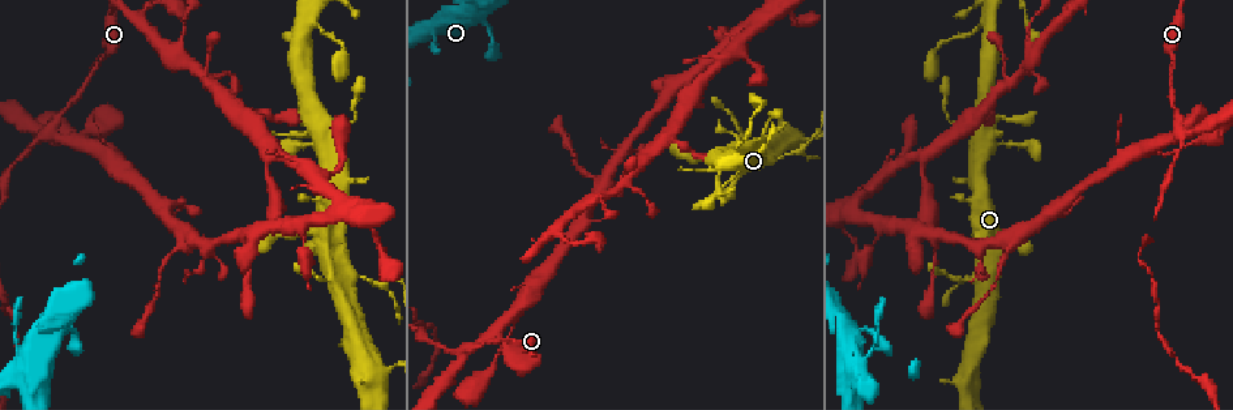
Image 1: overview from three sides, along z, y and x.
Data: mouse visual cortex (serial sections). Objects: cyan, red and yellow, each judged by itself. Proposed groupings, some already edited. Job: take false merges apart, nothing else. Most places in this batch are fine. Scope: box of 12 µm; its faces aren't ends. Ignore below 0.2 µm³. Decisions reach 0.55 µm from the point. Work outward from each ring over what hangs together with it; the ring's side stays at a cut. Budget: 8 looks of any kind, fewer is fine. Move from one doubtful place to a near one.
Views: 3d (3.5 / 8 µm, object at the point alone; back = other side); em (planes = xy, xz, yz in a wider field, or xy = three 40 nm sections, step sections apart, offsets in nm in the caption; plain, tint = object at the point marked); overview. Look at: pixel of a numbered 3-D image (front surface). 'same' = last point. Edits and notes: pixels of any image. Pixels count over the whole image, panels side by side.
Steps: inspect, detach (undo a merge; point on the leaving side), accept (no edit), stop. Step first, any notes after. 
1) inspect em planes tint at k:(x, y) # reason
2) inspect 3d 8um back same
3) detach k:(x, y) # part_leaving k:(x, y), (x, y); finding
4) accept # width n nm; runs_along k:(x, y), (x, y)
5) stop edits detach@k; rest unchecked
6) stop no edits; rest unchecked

inspect 3d 3.5um at 1:(52, 132) # four-way junction

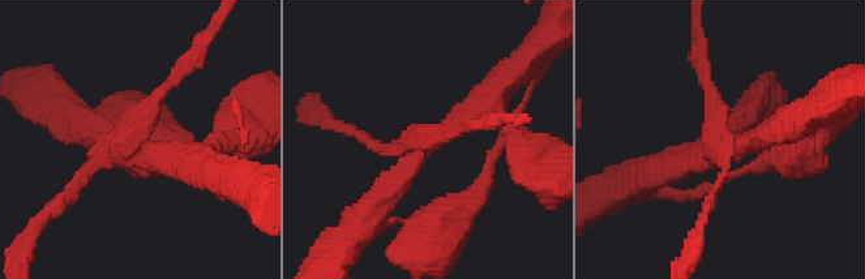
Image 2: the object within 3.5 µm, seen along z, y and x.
inspect em xy step 3 tint at 2:(715, 144)

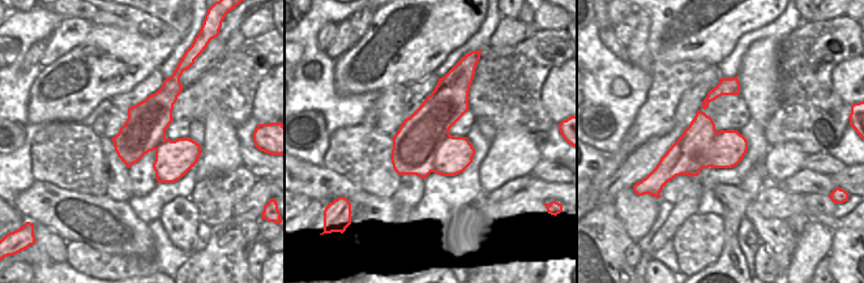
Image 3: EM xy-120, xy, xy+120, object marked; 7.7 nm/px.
accept # width 440 nm; runs_along 3:(734, 81), (705, 103), (701, 132), (663, 170); one cell here

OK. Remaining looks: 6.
inspect em planes tint at 1:(335, 209) # three-way junction

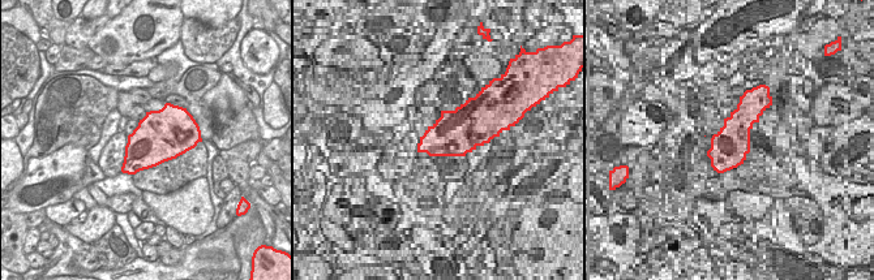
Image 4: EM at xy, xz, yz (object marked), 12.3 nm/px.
inspect 3d 3.5um back same # wider look

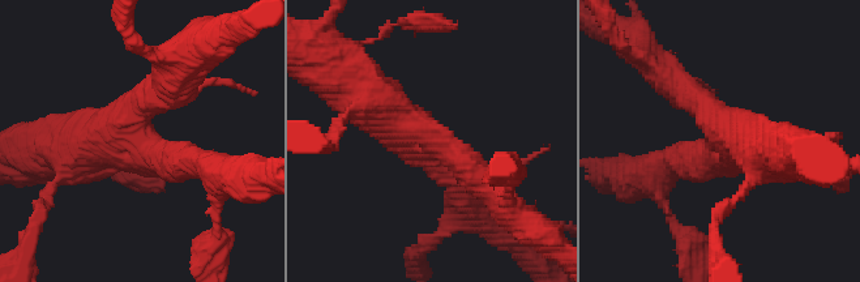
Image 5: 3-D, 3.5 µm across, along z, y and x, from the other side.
accept # arms 3; arm_widths 350, 350, 500 nm; runs_along 5:(212, 167), (131, 131), (171, 86); continuous, no second cell

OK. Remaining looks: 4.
inspect 3d 3.5um at 1:(792, 152) # narrows sharply

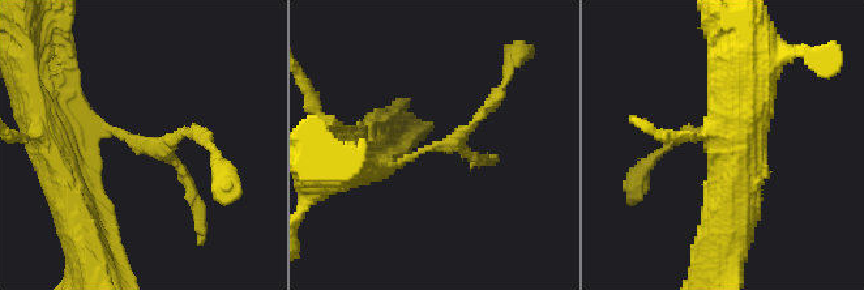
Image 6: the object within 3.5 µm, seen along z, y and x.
accept # runs_along 6:(345, 163), (445, 146), (492, 99); all the same cell

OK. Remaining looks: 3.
stop no edits; rest unchecked

